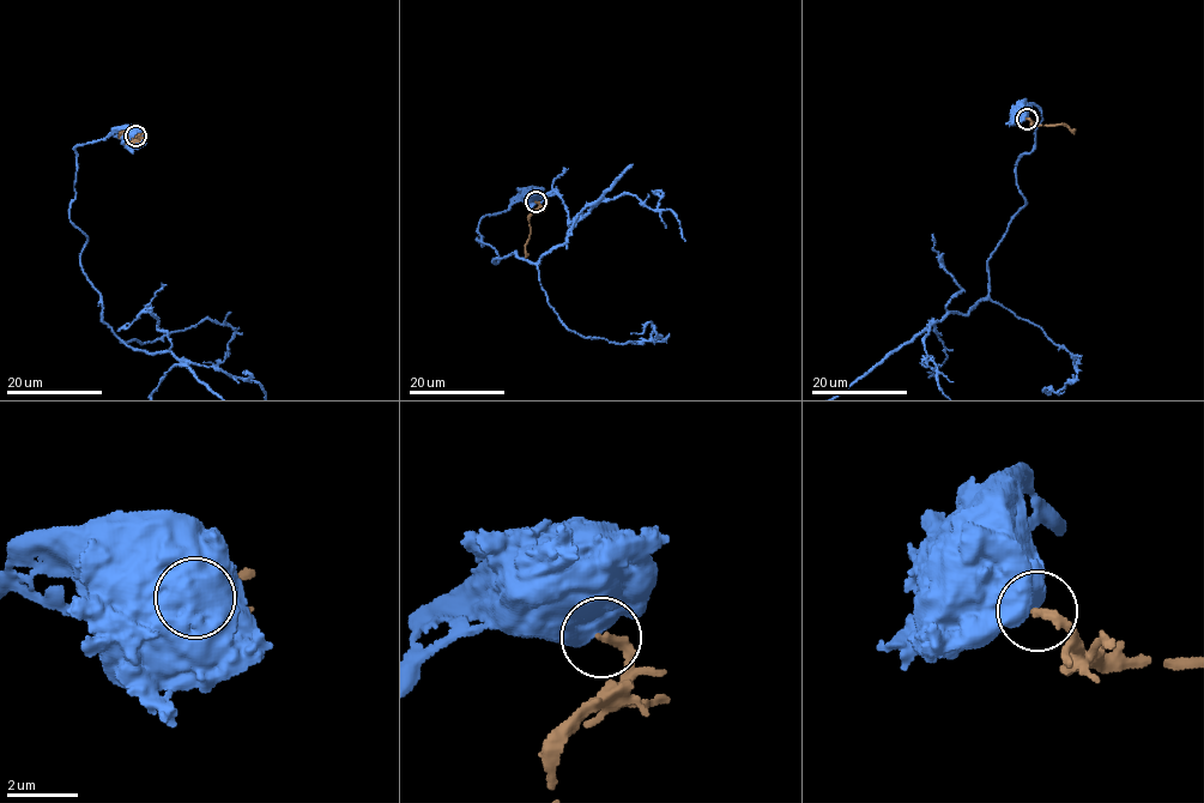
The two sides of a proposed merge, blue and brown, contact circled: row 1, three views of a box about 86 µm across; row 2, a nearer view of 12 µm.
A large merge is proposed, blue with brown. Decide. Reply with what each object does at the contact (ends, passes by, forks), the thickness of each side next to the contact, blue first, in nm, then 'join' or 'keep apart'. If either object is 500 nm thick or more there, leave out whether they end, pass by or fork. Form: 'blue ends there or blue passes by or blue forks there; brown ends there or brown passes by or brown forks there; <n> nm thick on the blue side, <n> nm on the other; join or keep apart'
1000 nm thick on the blue side, 240 nm on the other; keep apart

